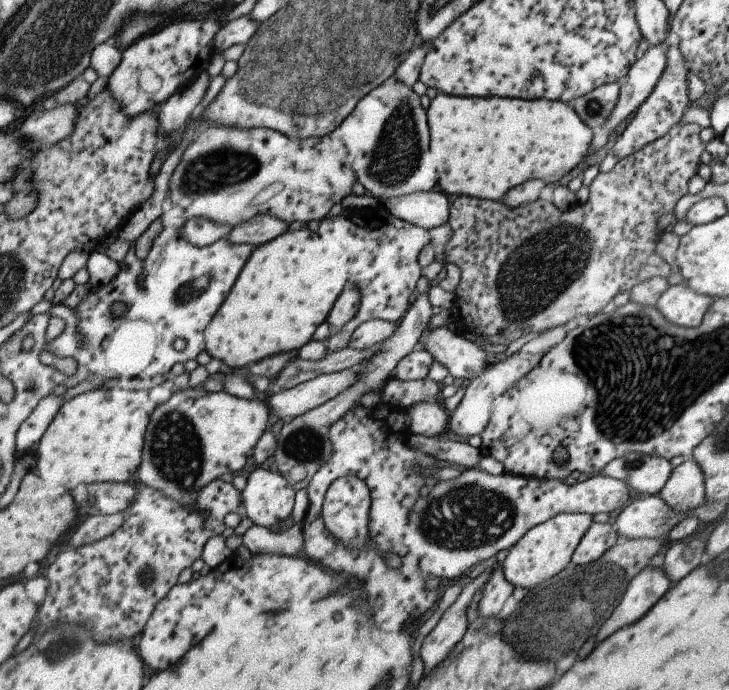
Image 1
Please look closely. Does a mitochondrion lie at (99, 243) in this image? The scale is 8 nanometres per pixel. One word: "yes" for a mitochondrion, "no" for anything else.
no

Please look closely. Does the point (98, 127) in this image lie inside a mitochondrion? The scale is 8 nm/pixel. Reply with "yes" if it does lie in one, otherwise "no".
no

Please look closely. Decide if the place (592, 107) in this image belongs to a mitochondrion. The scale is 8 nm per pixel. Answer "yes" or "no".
yes

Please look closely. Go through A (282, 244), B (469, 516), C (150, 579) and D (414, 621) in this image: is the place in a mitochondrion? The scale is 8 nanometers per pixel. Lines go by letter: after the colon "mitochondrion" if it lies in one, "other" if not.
A: other
B: mitochondrion
C: mitochondrion
D: other

